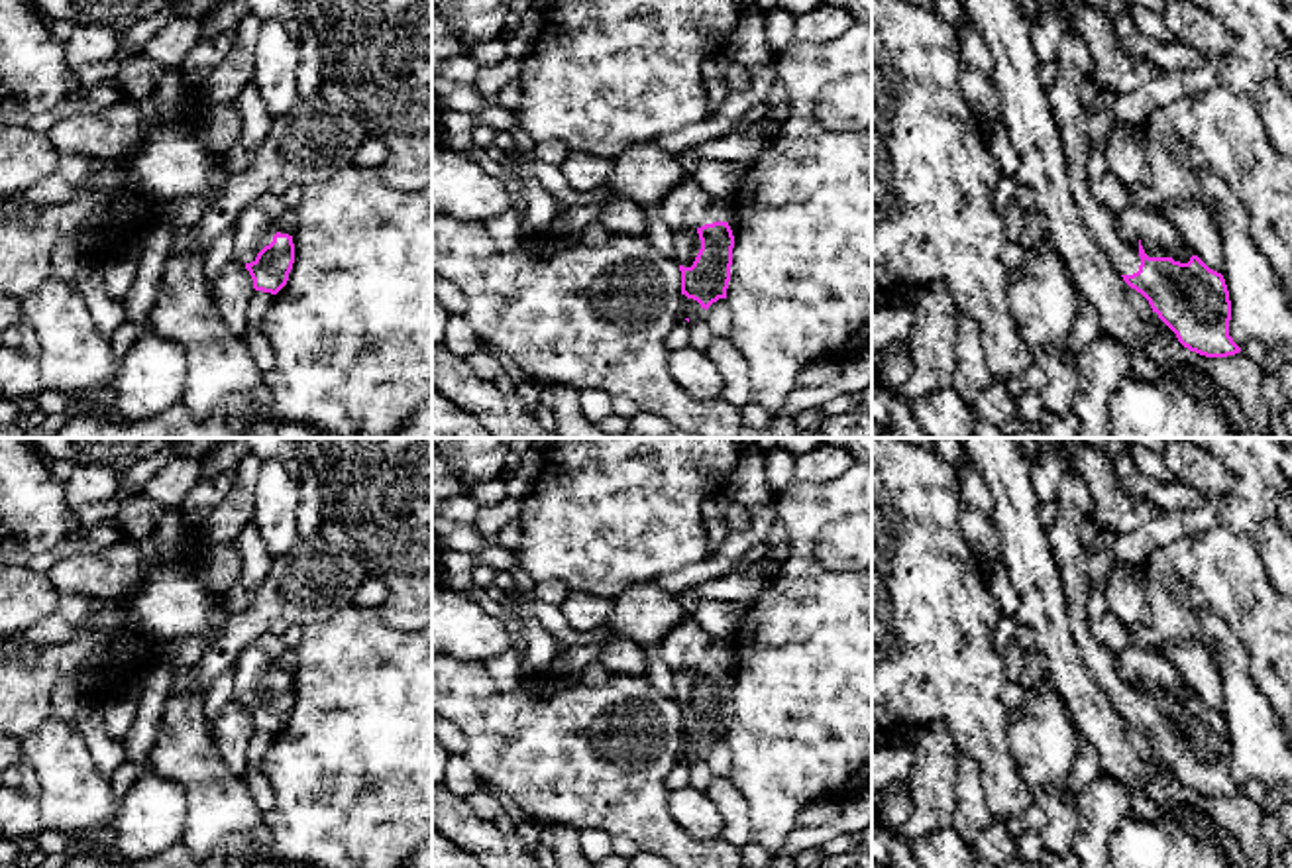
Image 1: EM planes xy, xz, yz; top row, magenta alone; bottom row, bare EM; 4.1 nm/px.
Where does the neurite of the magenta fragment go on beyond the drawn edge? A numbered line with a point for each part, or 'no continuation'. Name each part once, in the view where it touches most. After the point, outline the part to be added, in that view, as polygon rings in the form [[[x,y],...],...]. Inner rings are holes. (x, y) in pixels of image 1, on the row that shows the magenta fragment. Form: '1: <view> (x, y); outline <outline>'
1: xz (686, 244); outline [[[679,230],[673,234],[672,245],[673,245],[672,255],[673,261],[677,265],[691,267],[701,249],[701,240],[697,230]]]

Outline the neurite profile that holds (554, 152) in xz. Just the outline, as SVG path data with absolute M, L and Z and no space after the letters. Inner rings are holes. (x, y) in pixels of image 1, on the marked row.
M558 139L546 143L534 143L532 157L550 165L562 165L571 151Z

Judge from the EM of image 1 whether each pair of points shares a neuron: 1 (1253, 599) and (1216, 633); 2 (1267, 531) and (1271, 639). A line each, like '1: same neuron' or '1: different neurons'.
1: different neurons
2: different neurons

